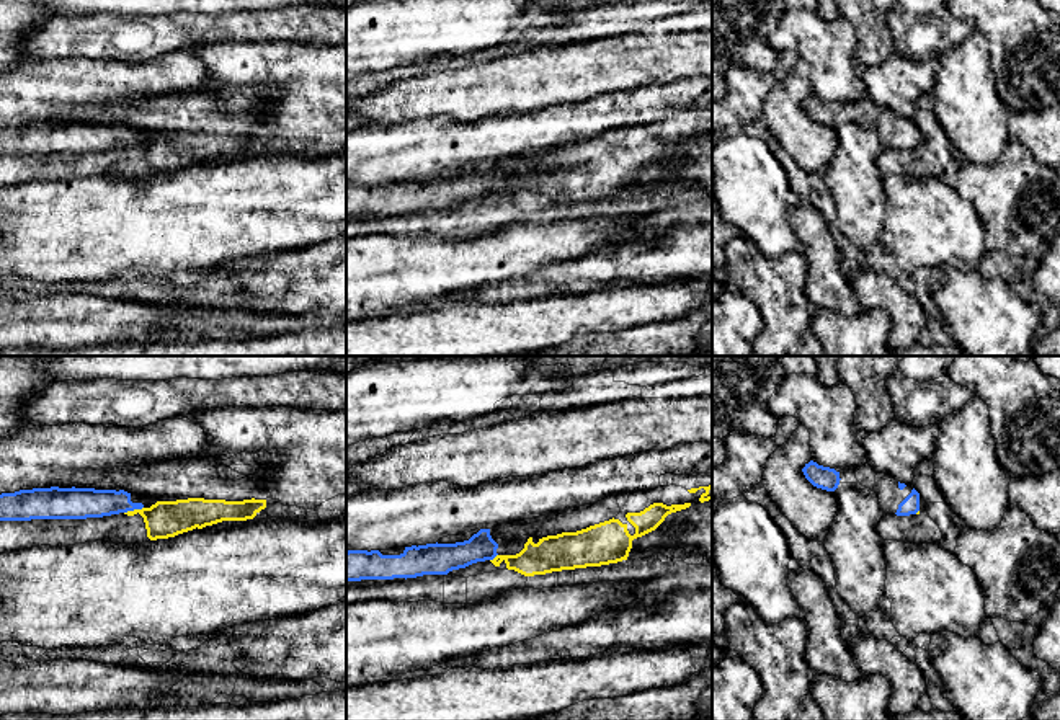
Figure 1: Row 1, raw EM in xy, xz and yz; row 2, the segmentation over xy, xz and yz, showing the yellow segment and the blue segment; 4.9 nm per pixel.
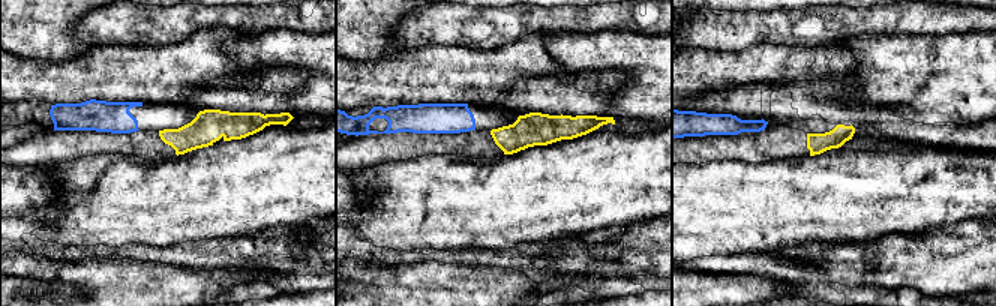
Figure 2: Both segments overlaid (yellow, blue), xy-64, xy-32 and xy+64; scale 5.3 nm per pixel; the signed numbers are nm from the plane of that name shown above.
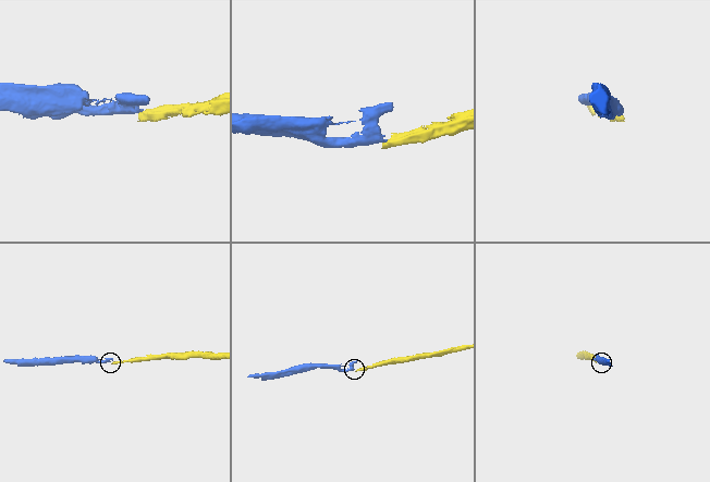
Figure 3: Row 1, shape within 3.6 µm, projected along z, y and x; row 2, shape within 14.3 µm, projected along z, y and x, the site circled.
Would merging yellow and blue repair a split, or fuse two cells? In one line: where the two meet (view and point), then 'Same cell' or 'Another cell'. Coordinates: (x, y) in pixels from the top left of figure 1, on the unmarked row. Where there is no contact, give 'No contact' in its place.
Touches yellow at xy (133, 146). Another cell

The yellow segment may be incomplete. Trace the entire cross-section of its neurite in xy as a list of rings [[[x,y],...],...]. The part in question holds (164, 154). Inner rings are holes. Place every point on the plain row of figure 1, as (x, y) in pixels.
[[[188,132],[157,136],[150,142],[87,153],[0,155],[0,188],[31,181],[69,181],[105,175],[111,178],[142,178],[203,163],[222,155],[253,153],[266,142],[266,134],[204,134]]]

